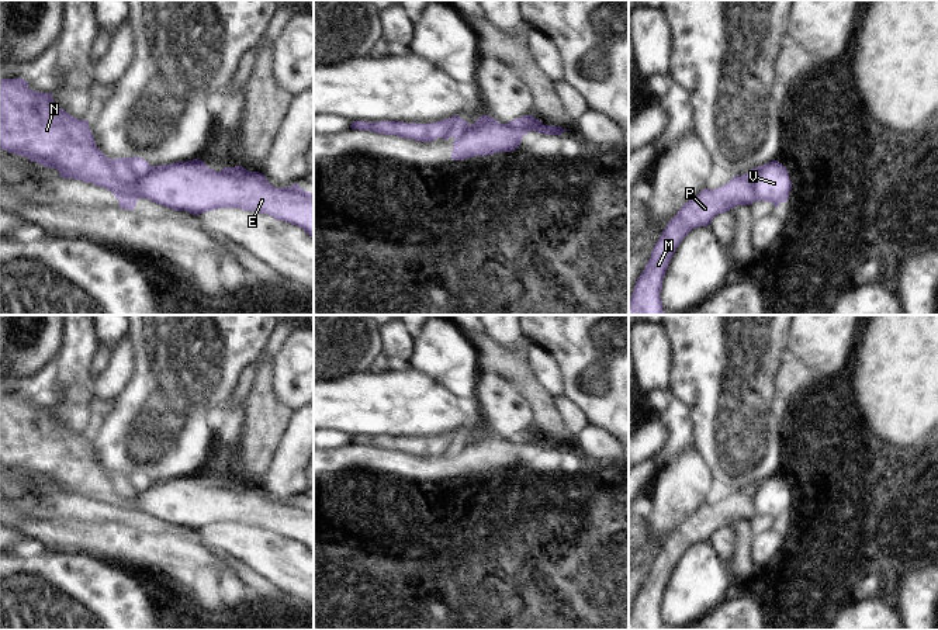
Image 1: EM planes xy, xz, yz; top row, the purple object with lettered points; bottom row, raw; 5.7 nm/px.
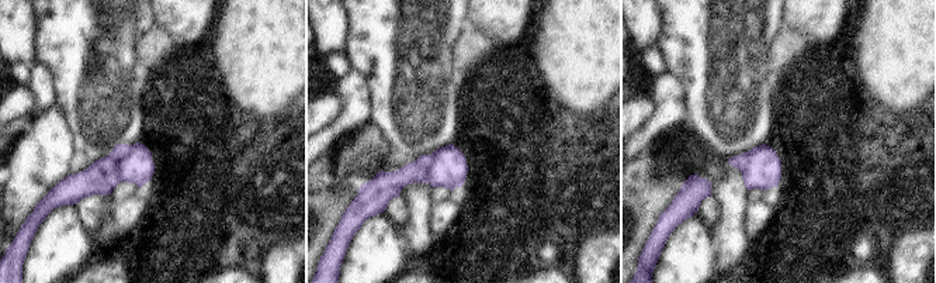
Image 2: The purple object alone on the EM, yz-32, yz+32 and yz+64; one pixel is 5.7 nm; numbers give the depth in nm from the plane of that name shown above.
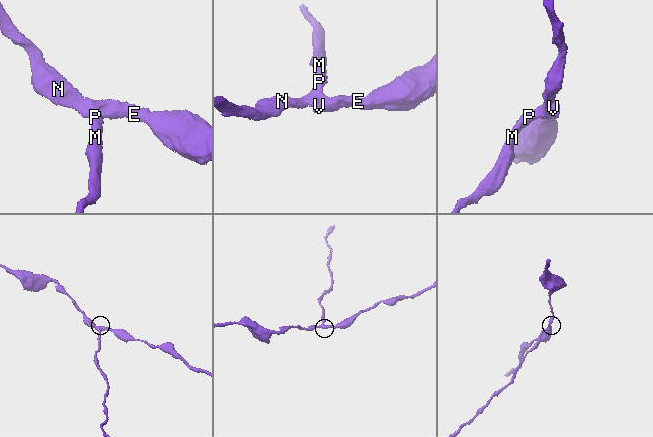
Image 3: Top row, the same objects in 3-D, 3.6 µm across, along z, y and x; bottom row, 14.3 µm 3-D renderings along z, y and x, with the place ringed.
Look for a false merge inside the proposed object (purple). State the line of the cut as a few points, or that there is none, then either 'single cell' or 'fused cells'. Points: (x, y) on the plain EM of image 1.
cut xy (152, 481), (138, 494), (137, 513); fused cells

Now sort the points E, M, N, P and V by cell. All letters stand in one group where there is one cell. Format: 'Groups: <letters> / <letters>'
Groups: E V / M N P

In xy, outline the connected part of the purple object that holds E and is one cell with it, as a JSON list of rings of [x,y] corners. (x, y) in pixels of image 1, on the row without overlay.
[[[197,474],[170,480],[152,481],[138,494],[135,509],[152,518],[200,530],[218,523],[240,523],[267,529],[277,536],[290,537],[302,543],[314,554],[314,508],[308,508],[297,499],[290,502],[273,502],[266,491],[249,487],[242,481],[224,482],[221,487],[210,484],[205,477]]]

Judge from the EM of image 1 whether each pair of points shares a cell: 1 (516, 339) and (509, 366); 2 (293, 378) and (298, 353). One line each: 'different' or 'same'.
1: different
2: same

